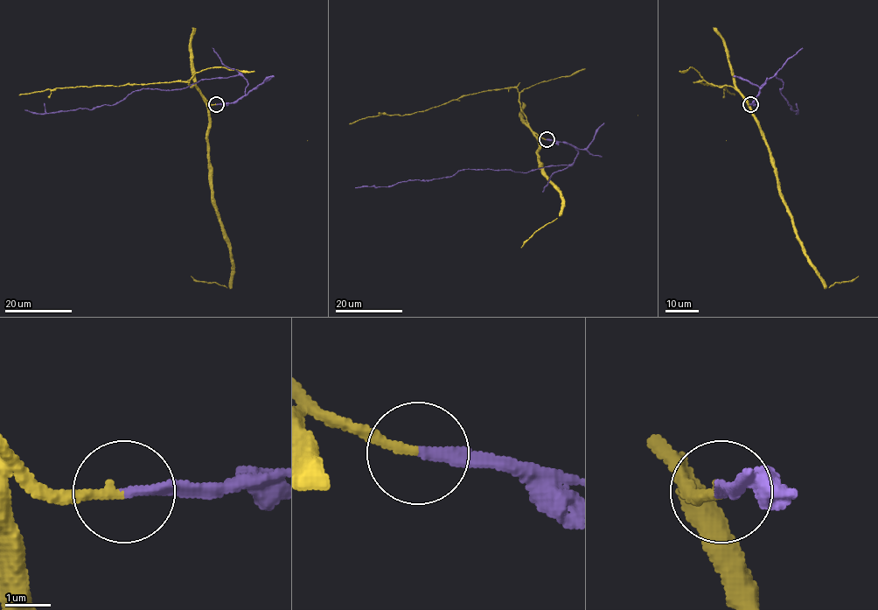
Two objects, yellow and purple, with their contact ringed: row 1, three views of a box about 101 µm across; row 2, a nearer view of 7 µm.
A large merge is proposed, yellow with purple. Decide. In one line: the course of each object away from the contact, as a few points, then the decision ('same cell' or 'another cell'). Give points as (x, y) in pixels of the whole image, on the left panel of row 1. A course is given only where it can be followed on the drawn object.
course yellow (217, 104), (208, 108), (207, 152), (212, 198), (230, 248), (232, 285), (226, 287), (196, 281), (191, 276); course purple (217, 104), (236, 102), (247, 81), (240, 74), (181, 89), (137, 89), (91, 109), (24, 109); same cell

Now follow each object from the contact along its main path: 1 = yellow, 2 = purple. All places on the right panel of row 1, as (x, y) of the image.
1: (750, 104), (769, 152), (777, 191), (809, 264), (826, 287), (859, 276)
2: (750, 104), (762, 85), (775, 74), (783, 82), (781, 94), (790, 109), (797, 114), (798, 109)

